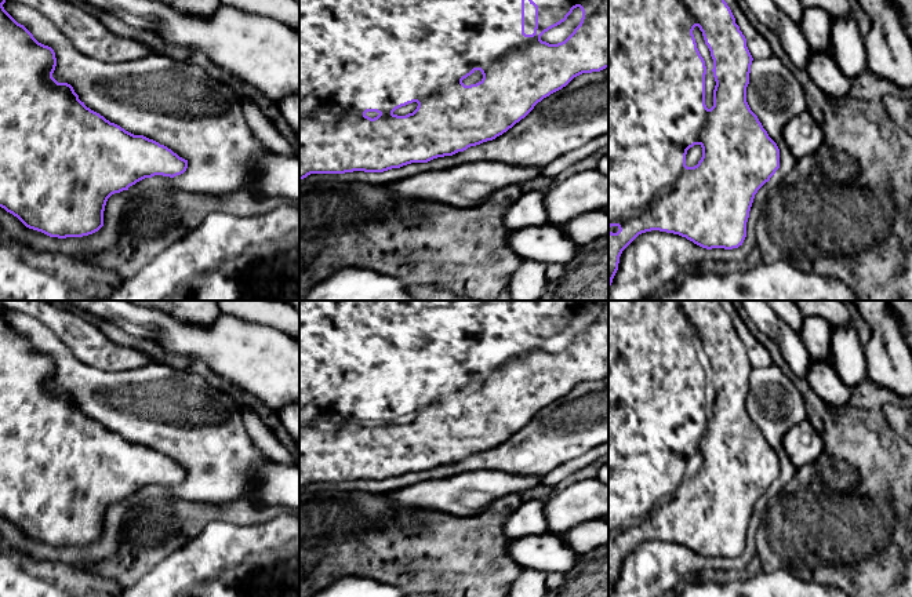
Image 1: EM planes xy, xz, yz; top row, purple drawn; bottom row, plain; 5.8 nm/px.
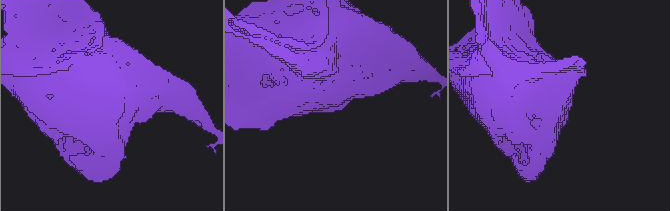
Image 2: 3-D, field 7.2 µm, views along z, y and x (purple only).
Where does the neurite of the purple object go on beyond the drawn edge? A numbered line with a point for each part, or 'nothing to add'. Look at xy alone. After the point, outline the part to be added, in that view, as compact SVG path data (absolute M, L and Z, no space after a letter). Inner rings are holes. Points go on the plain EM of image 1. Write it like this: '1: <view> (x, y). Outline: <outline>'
nothing to add

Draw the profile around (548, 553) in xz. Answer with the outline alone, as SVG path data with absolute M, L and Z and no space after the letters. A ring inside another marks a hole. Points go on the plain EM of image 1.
M553 532L509 539L506 550L523 569L542 571L546 575L570 571L579 560L579 554Z

